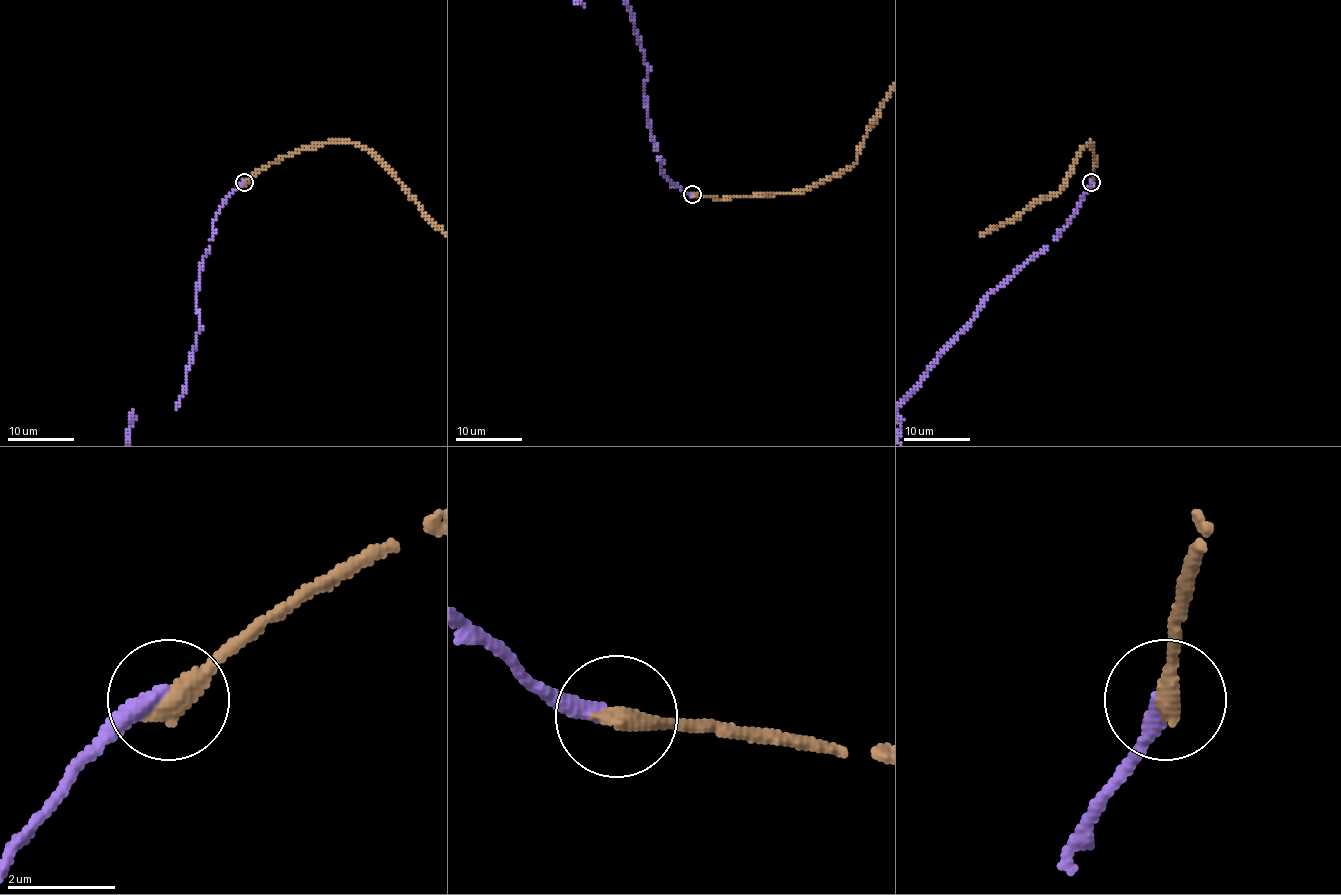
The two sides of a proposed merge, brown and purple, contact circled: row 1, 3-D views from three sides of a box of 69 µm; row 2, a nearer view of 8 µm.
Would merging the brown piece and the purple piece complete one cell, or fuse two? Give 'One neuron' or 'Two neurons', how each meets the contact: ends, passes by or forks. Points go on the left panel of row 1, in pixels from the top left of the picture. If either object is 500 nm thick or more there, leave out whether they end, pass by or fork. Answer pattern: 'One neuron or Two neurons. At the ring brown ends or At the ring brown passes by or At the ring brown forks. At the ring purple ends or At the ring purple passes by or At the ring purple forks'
Two neurons. At the ring brown ends. At the ring purple ends

